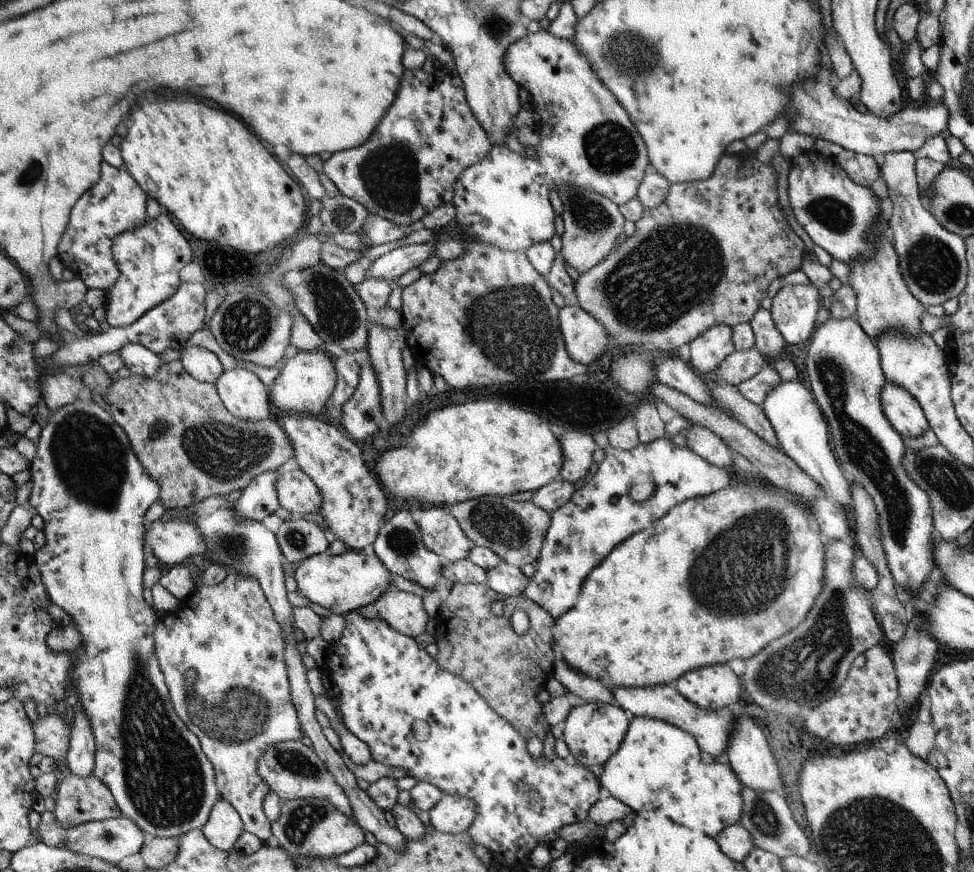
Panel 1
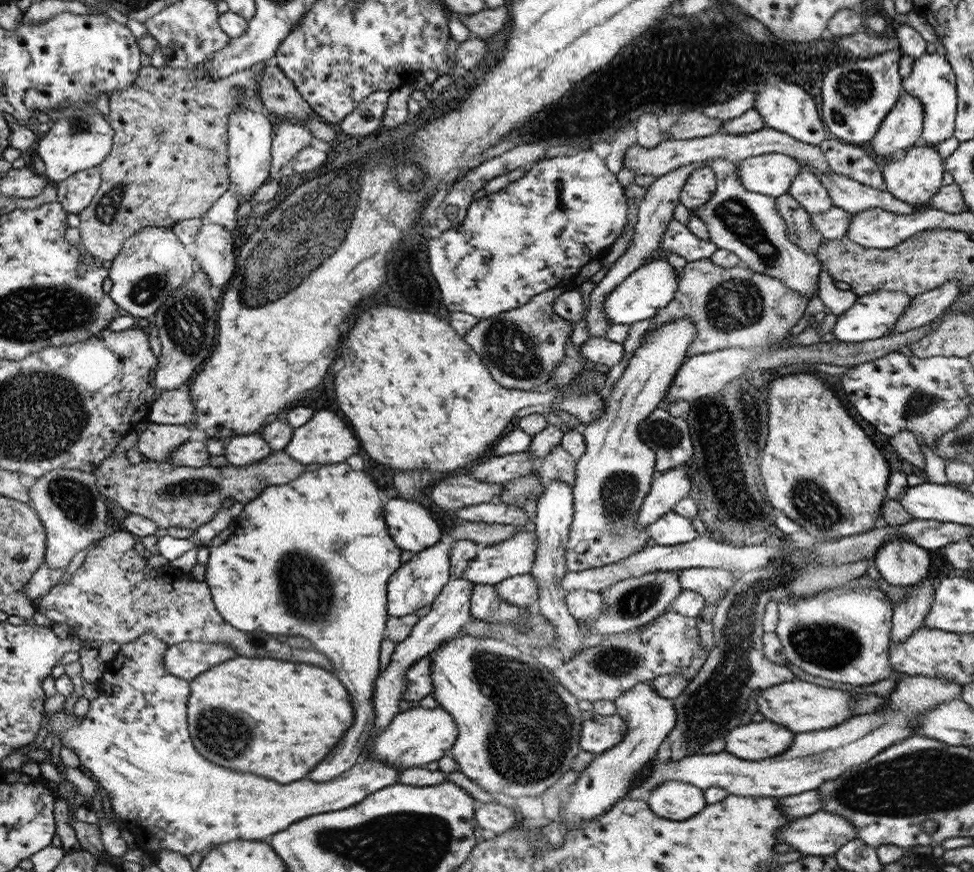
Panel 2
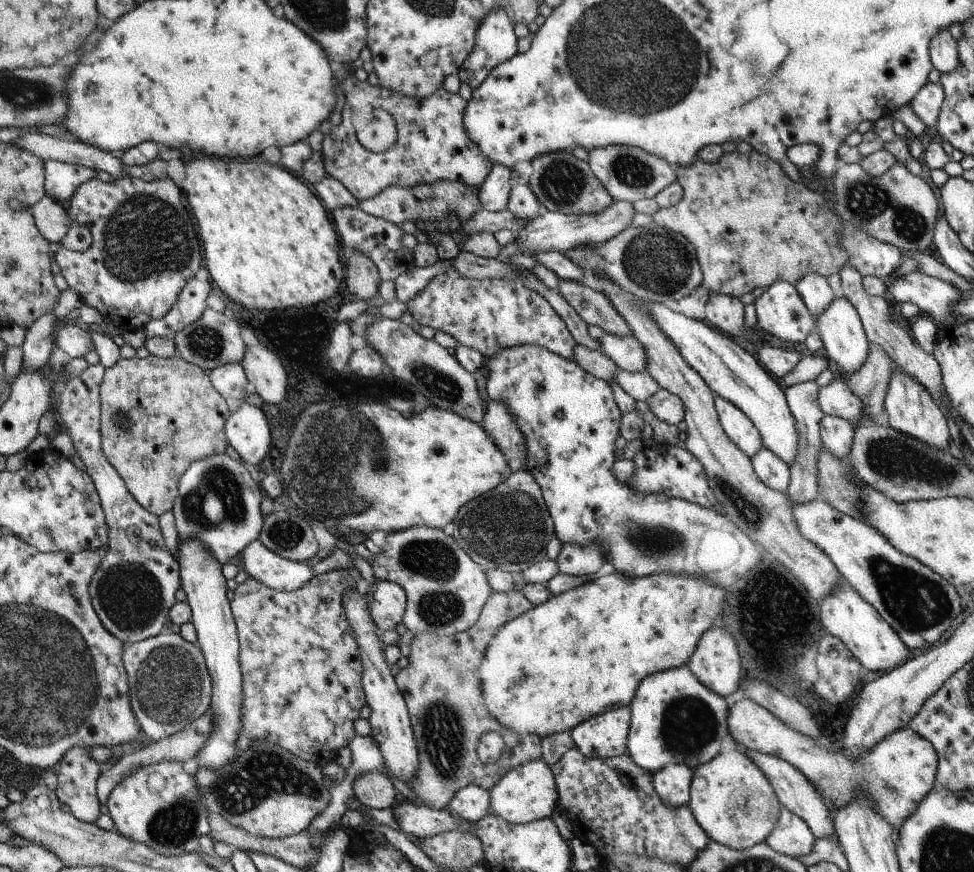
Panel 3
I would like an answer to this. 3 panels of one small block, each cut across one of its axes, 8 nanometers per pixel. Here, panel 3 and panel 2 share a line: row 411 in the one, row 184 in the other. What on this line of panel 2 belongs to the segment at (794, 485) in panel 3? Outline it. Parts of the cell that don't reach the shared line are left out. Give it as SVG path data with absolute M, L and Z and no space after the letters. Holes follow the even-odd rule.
M802 171L791 183L788 193L808 214L821 214L833 207L830 195L819 178L810 171Z

